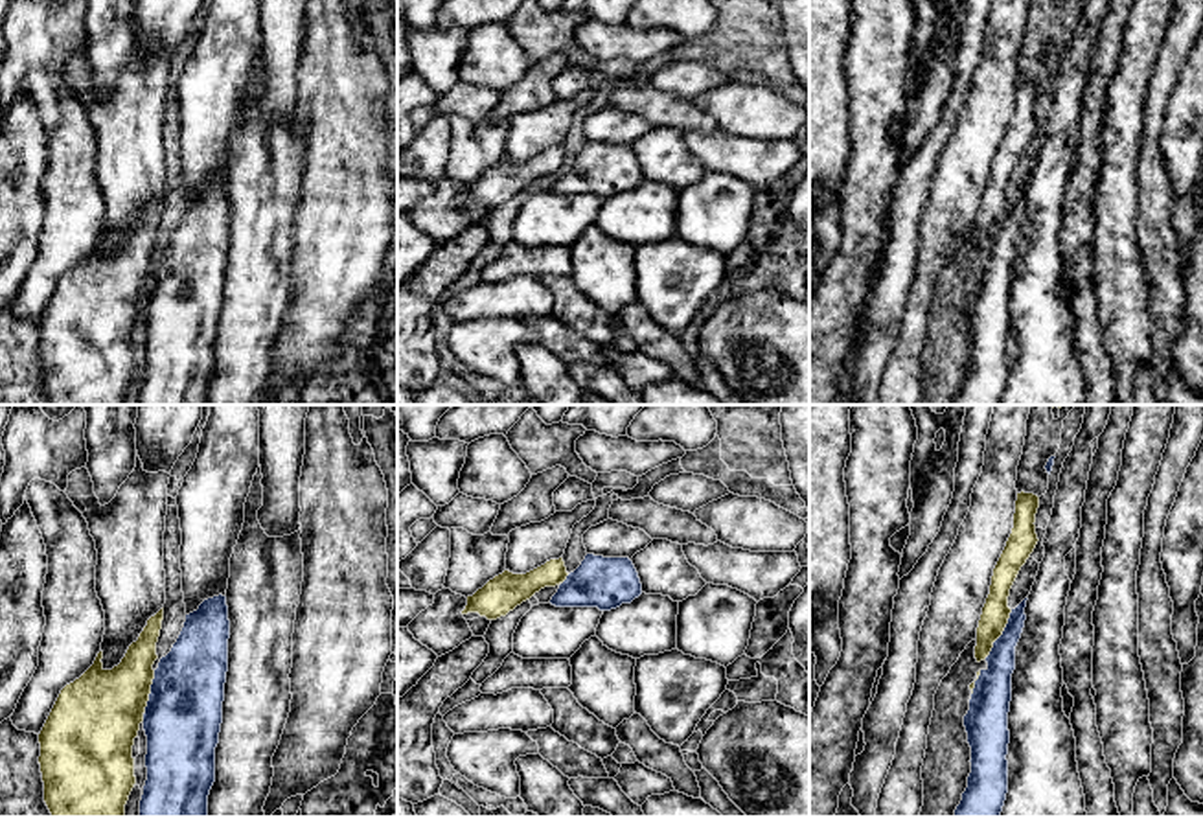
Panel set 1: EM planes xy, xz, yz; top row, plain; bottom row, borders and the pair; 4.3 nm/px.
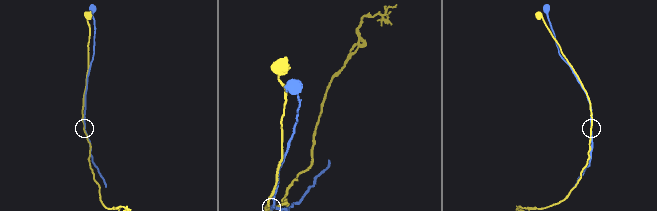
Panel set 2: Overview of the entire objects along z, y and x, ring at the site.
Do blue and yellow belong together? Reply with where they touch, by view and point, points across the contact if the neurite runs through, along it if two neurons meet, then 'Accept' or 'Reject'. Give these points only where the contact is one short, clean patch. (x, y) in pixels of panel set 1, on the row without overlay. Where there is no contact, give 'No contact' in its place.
Touches blue at yz (1003, 221). Reject

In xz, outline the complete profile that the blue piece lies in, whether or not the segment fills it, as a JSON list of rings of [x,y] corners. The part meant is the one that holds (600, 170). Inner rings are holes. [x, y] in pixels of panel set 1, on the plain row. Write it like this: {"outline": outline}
{"outline": [[[587,142],[552,184],[556,195],[598,195],[611,199],[642,182],[638,160],[629,145]]]}

